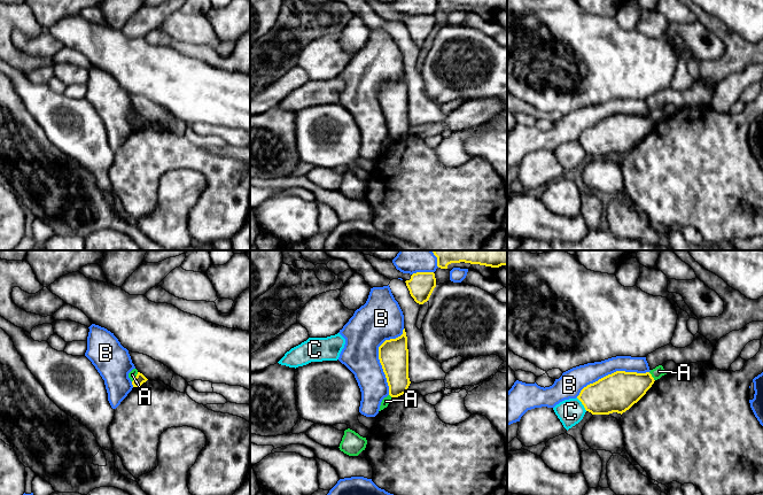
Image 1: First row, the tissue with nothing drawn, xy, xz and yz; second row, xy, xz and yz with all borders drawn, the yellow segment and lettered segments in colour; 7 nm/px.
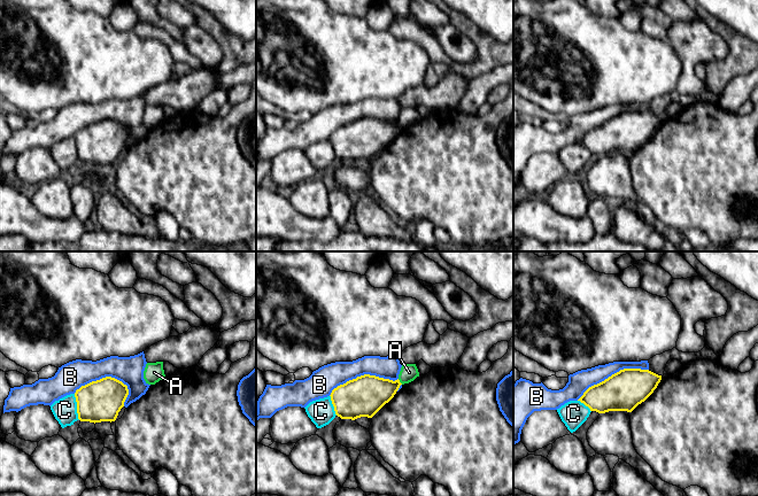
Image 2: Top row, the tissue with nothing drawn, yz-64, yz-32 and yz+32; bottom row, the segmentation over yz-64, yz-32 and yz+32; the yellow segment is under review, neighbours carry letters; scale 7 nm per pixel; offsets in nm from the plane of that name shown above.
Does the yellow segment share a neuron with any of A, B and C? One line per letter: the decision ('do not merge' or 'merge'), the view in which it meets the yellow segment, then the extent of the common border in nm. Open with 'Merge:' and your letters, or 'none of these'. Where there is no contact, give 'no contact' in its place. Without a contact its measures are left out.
Merge: none of these
A: do not merge; contact in yz; length 80 nm
B: do not merge; contact in xz; length 480 nm
C: do not merge; contact in yz; length 120 nm

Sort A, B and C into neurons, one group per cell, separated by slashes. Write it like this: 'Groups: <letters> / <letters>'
Groups: A / B / C

